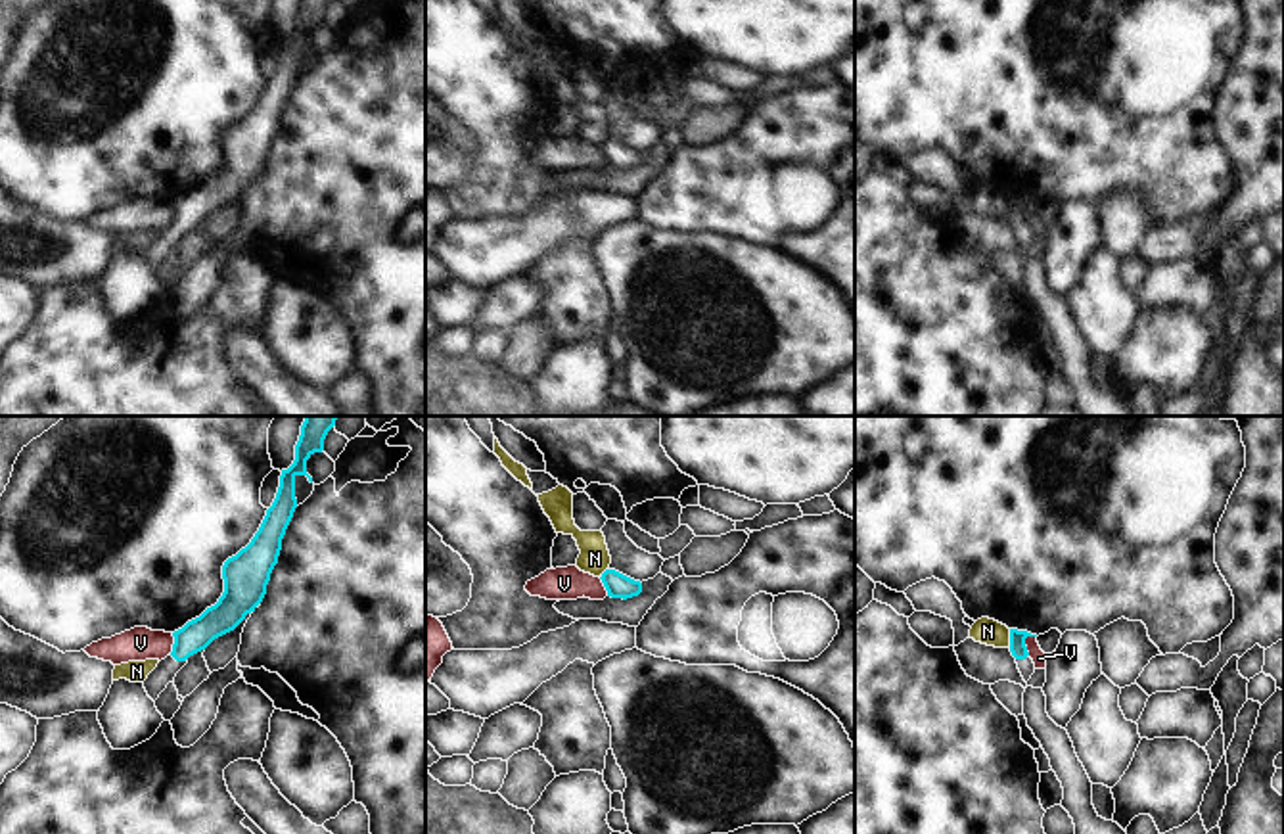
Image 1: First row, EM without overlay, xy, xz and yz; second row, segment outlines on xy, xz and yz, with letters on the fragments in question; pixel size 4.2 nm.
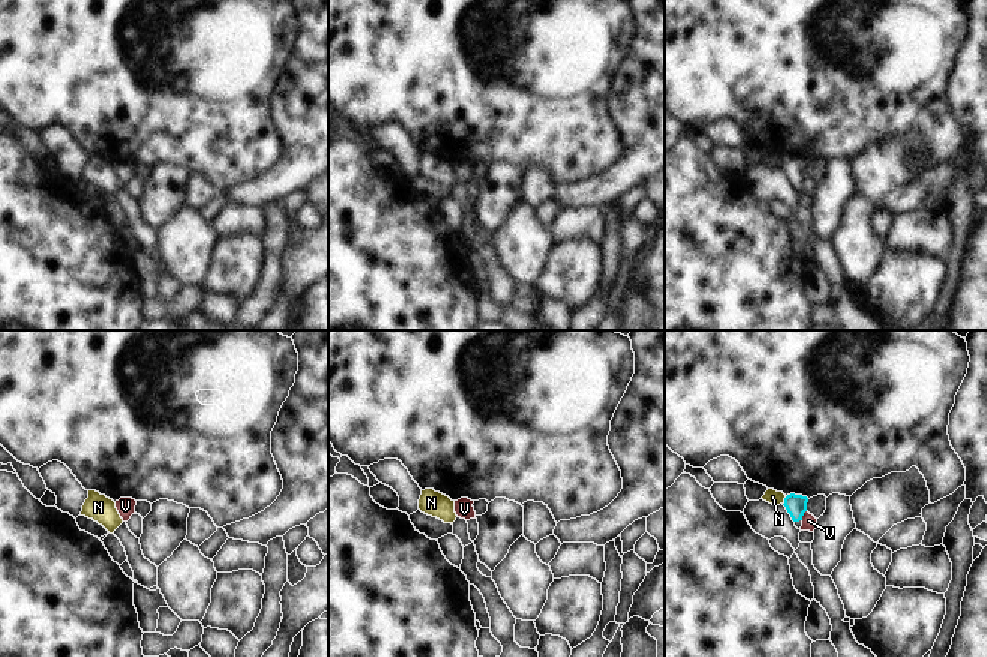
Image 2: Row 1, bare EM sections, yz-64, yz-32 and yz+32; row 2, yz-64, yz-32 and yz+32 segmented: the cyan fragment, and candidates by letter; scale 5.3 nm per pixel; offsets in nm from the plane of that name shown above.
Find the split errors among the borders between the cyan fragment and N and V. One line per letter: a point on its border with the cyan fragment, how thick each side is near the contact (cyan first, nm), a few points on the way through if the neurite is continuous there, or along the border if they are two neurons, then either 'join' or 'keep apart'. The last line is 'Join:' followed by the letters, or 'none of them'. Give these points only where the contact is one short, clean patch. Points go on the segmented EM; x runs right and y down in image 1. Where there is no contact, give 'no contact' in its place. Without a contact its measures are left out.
N: contact yz (1010, 639); calibres 70 and 110 nm; border yz (1008, 629), (1010, 647); keep apart
V: contact yz (1024, 643); calibres 70 and 60 nm; border yz (1035, 635), (1026, 639), (1030, 654); keep apart
Join: none of them

